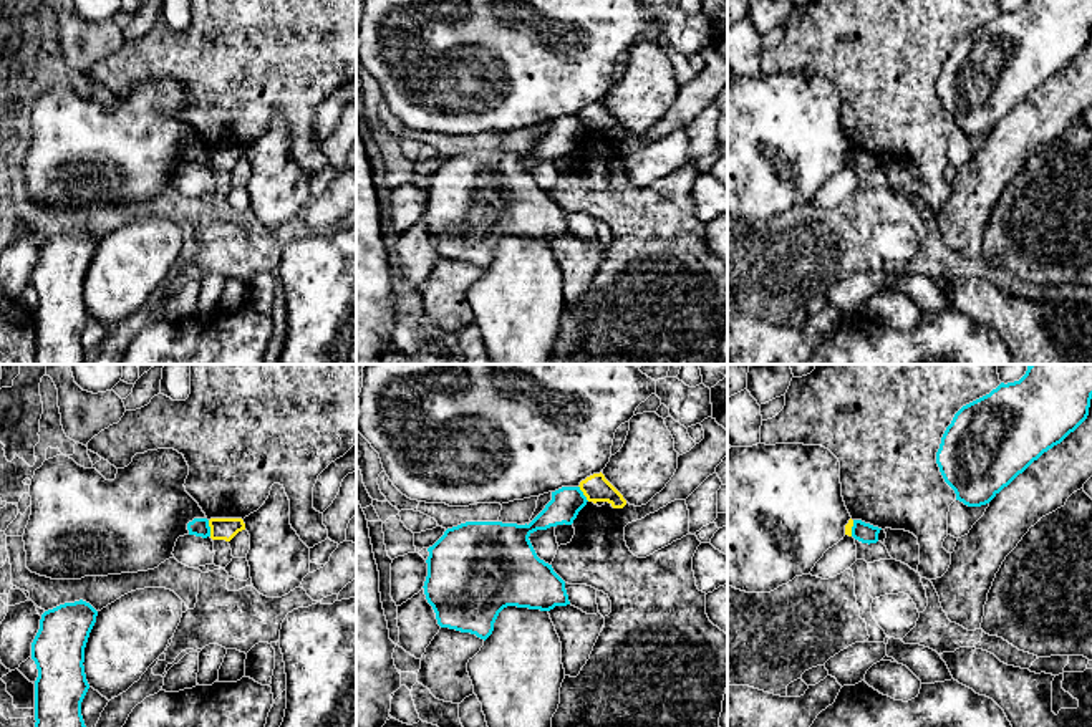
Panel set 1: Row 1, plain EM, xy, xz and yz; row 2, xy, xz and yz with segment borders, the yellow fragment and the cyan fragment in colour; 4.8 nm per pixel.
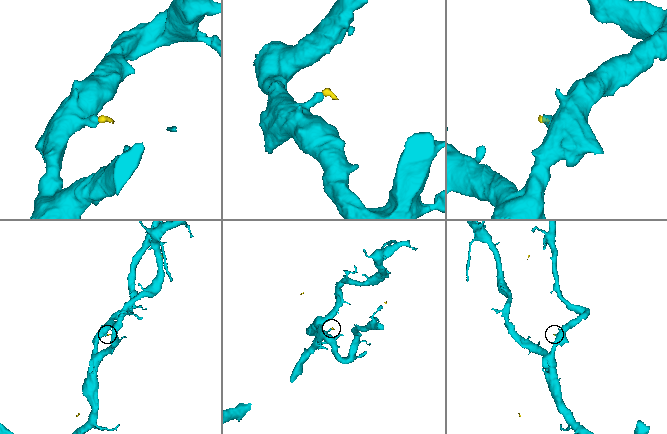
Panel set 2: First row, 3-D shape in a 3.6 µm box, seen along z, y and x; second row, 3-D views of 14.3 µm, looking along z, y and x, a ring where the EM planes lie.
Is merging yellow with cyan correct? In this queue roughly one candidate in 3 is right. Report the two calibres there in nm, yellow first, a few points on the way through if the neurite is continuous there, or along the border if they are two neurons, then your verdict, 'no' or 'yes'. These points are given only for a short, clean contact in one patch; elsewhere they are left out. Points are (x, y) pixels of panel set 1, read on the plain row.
calibres 110 and 90 nm; border xy (207, 149), (211, 164); no

